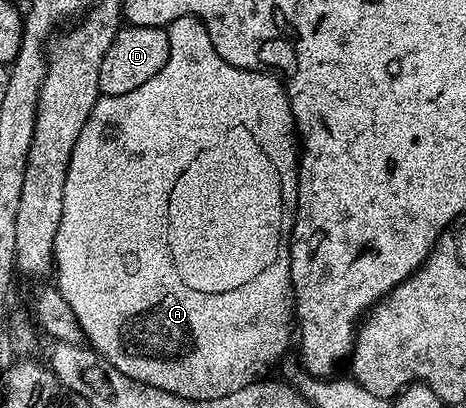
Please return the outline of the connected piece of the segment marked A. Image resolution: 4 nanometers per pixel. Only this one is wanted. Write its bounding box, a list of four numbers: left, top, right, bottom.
[53,16,299,390]

